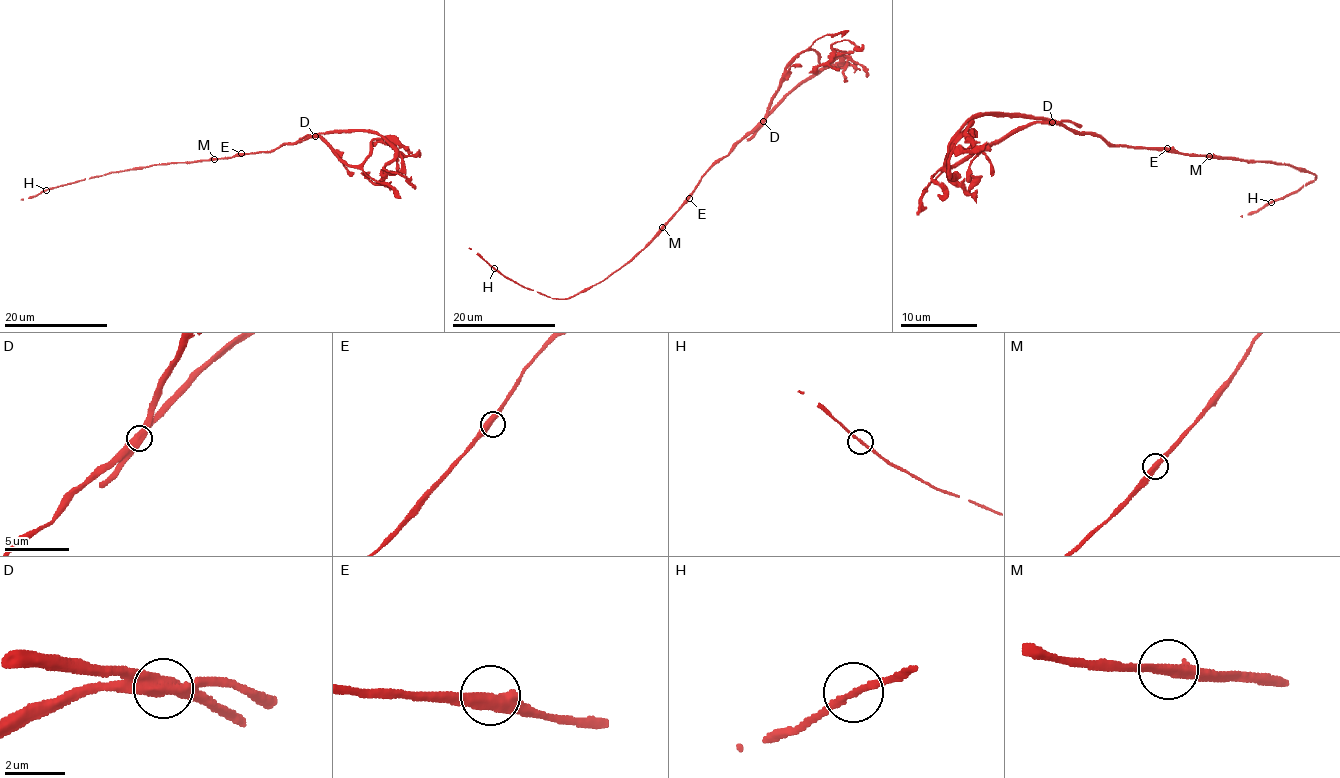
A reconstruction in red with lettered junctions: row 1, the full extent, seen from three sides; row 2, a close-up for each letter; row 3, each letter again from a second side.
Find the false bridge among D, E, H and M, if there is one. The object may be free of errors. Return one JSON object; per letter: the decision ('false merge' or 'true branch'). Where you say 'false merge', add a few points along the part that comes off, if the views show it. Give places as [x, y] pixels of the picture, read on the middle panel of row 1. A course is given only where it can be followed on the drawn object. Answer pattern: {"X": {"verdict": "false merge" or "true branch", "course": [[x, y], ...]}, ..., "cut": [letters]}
{"D": {"verdict": "false merge", "course": [[763, 121], [784, 69], [801, 53], [813, 50], [823, 64], [835, 64], [849, 50], [827, 58]]}, "E": {"verdict": "true branch"}, "H": {"verdict": "true branch"}, "M": {"verdict": "true branch"}, "cut": ["D"]}

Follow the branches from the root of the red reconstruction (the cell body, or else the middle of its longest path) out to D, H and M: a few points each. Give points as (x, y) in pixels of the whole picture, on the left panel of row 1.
D: (240, 155), (271, 152), (281, 145), (300, 143), (315, 136)
H: (240, 155), (139, 166), (45, 189)
M: (240, 155), (214, 158)

